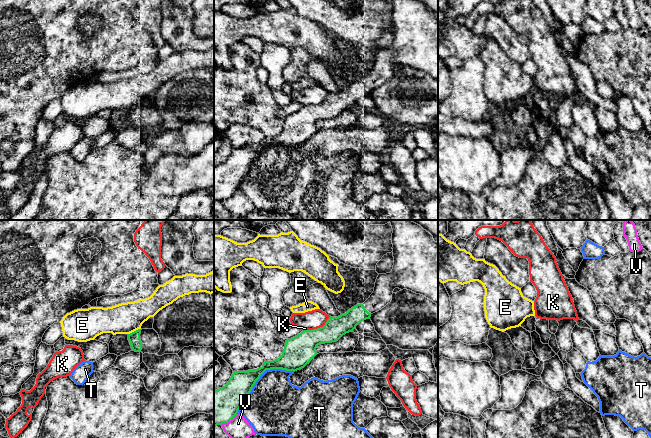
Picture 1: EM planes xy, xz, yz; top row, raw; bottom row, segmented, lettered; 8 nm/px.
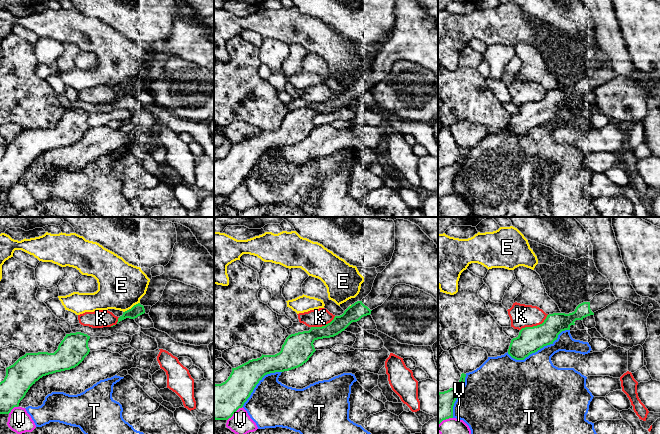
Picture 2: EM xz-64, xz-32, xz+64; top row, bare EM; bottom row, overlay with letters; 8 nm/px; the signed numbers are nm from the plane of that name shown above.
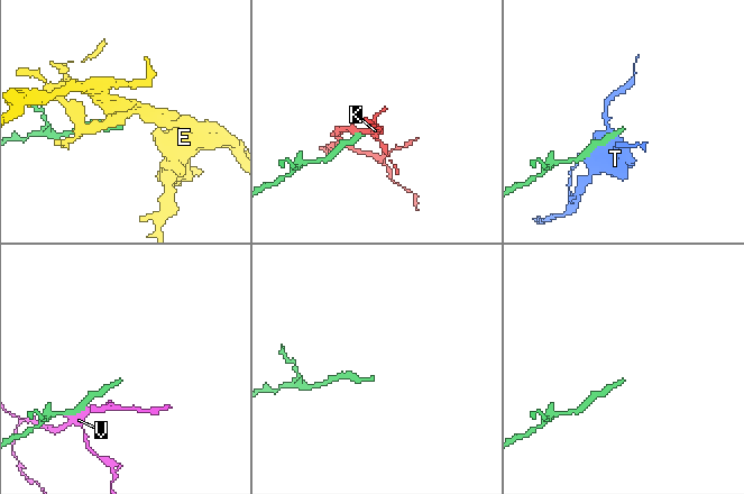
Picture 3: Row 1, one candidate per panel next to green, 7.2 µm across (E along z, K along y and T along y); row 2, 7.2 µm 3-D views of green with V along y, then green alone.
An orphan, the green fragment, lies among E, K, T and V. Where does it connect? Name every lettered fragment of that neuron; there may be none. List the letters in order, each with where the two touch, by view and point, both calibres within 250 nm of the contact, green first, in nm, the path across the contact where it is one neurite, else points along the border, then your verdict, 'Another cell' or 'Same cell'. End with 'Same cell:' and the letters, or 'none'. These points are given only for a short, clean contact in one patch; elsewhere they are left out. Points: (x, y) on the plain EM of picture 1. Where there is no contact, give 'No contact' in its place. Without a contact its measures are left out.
E: Touches green at xy (134, 107). Thickness 100 nm (green) against 260 nm. Another cell
K: Touches green at xz (318, 104). Thickness 240 nm (green) against 150 nm. Another cell
T: Touches green at xz (259, 153). Thickness 200 nm (green) against 440 nm. Another cell
V: Touches green at xz (229, 196). Thickness 280 nm (green) against 190 nm. Another cell
Same cell: none

